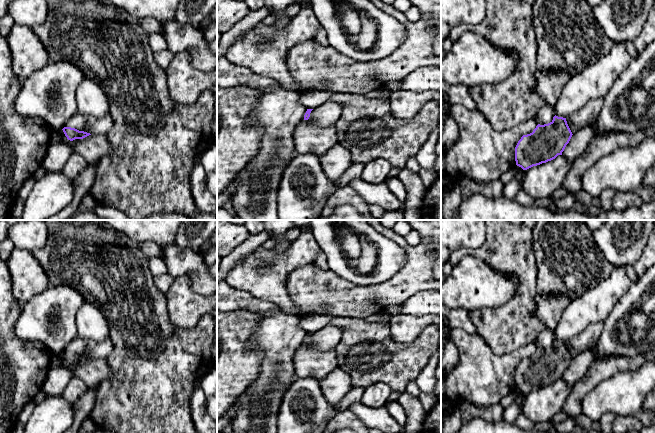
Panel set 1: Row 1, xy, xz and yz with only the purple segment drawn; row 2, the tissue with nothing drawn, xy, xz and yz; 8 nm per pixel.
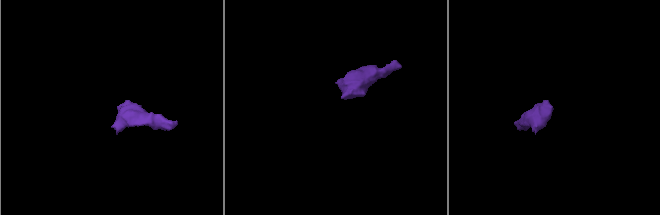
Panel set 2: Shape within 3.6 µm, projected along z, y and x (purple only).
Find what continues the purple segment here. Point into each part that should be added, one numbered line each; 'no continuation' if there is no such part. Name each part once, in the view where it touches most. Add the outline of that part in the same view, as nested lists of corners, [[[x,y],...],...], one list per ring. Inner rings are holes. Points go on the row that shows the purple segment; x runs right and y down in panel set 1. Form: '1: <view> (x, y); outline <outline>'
1: xy (87, 123); outline [[[77,112],[65,124],[65,127],[75,128],[79,131],[84,131],[90,134],[107,134],[113,127],[113,119],[110,114],[97,118],[92,115],[85,115]]]

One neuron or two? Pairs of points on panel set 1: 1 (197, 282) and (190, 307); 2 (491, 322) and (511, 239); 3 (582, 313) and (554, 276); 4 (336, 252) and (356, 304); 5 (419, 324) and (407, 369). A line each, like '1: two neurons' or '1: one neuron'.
1: two neurons
2: one neuron
3: two neurons
4: two neurons
5: two neurons

